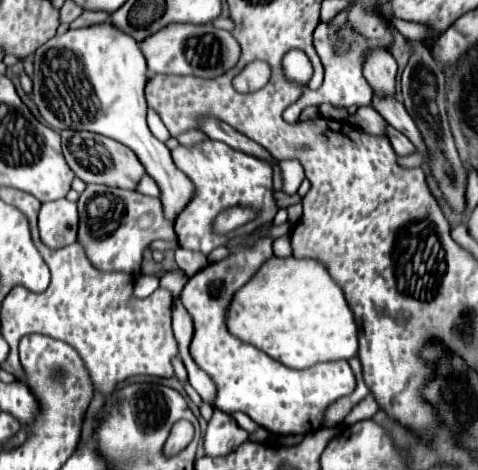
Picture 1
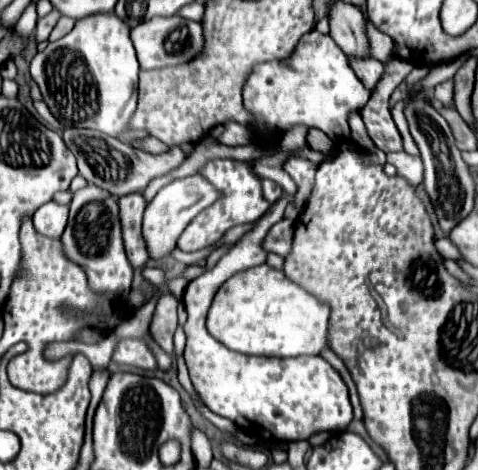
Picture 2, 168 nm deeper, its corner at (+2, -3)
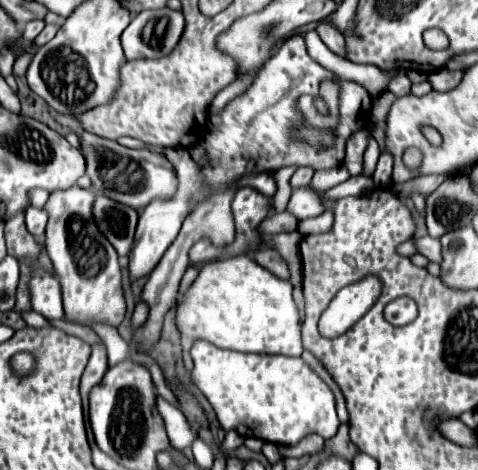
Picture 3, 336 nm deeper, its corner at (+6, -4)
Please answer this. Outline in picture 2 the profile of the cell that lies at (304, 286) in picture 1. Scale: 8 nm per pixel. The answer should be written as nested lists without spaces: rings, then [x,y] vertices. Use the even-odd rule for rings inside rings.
[[[258,265],[220,287],[208,311],[208,331],[238,353],[264,357],[320,355],[328,343],[330,307],[274,267]]]

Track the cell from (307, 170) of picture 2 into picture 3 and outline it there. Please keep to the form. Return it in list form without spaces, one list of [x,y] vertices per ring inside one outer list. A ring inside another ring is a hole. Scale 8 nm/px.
[[[304,186],[292,192],[292,198],[288,202],[288,212],[292,212],[298,220],[306,220],[324,214],[324,204],[314,192],[308,190],[308,186]]]

